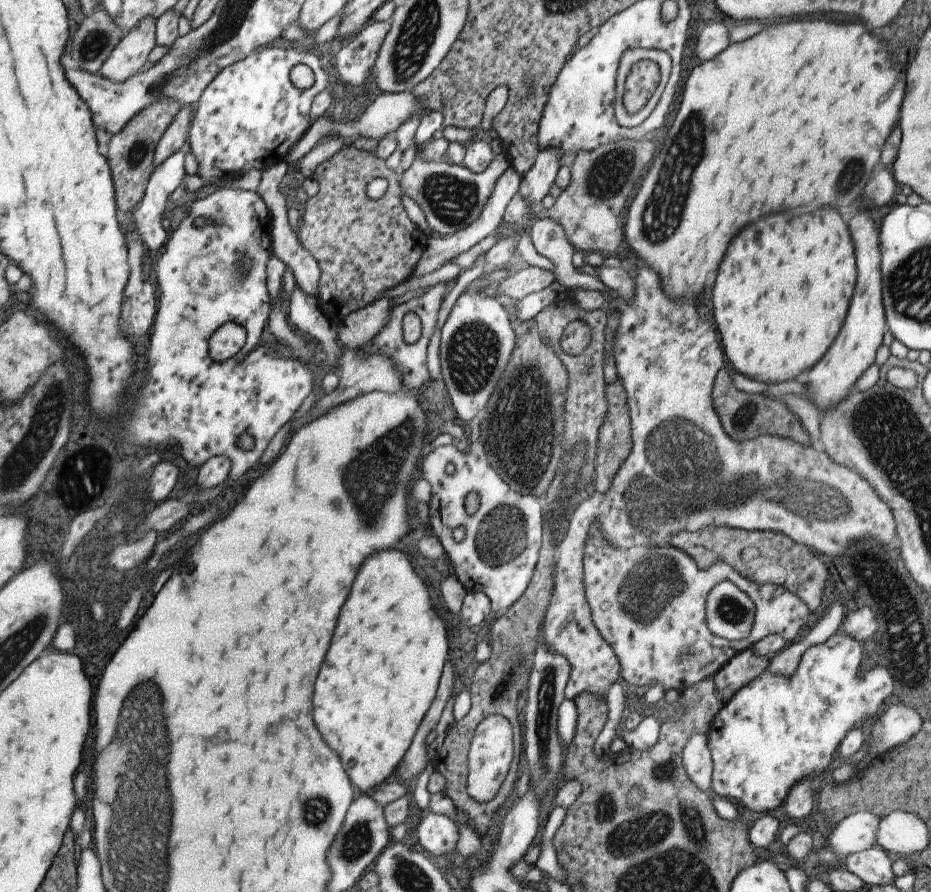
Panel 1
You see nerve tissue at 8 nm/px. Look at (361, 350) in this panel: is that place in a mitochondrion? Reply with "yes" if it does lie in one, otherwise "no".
no

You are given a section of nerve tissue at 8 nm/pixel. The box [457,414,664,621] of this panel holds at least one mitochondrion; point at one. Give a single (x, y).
(501, 537)

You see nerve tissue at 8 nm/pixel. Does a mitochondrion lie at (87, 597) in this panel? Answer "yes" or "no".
yes

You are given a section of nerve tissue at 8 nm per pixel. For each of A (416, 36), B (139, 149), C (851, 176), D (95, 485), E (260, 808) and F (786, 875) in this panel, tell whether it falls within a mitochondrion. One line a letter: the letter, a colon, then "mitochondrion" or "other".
A: mitochondrion
B: mitochondrion
C: mitochondrion
D: other
E: other
F: other

